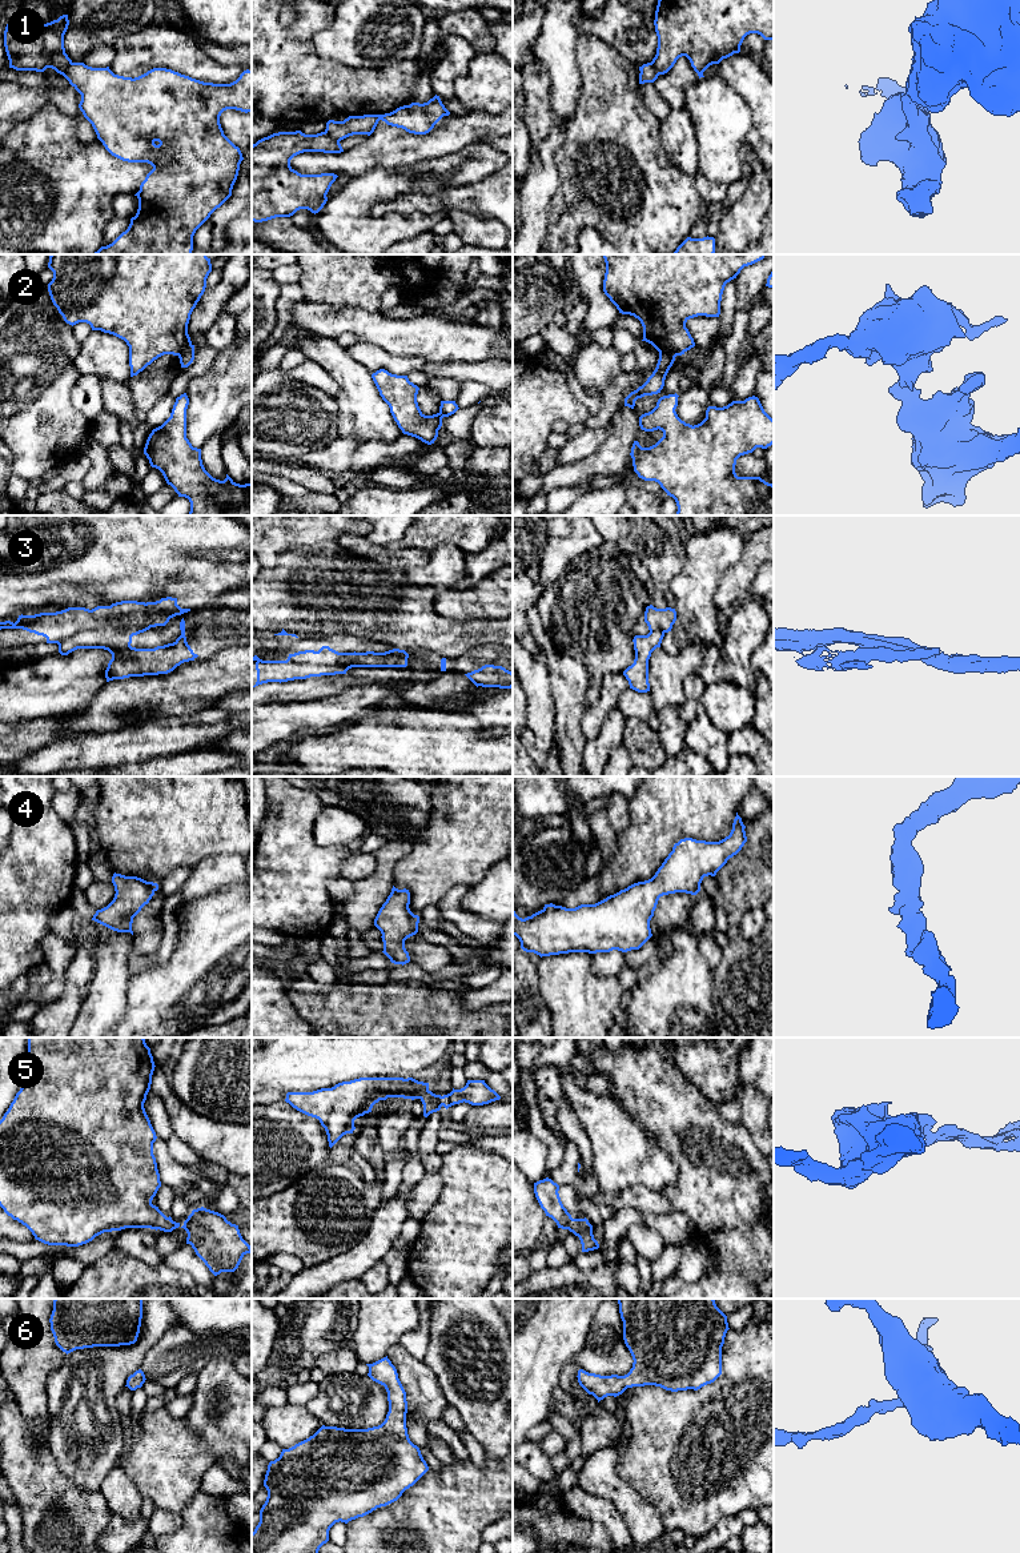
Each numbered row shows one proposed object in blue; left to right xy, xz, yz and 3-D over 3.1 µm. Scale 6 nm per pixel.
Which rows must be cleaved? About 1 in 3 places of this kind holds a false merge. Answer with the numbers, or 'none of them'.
1, 2, 3

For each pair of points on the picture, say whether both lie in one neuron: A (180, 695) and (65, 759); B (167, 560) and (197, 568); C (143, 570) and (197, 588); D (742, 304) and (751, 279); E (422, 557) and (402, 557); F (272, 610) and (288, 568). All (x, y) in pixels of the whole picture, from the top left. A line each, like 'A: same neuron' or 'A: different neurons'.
A: different neurons
B: different neurons
C: different neurons
D: same neuron
E: same neuron
F: same neuron

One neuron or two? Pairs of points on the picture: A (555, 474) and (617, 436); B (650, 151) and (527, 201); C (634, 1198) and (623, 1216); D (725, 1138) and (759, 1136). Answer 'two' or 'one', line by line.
A: one
B: two
C: two
D: two

